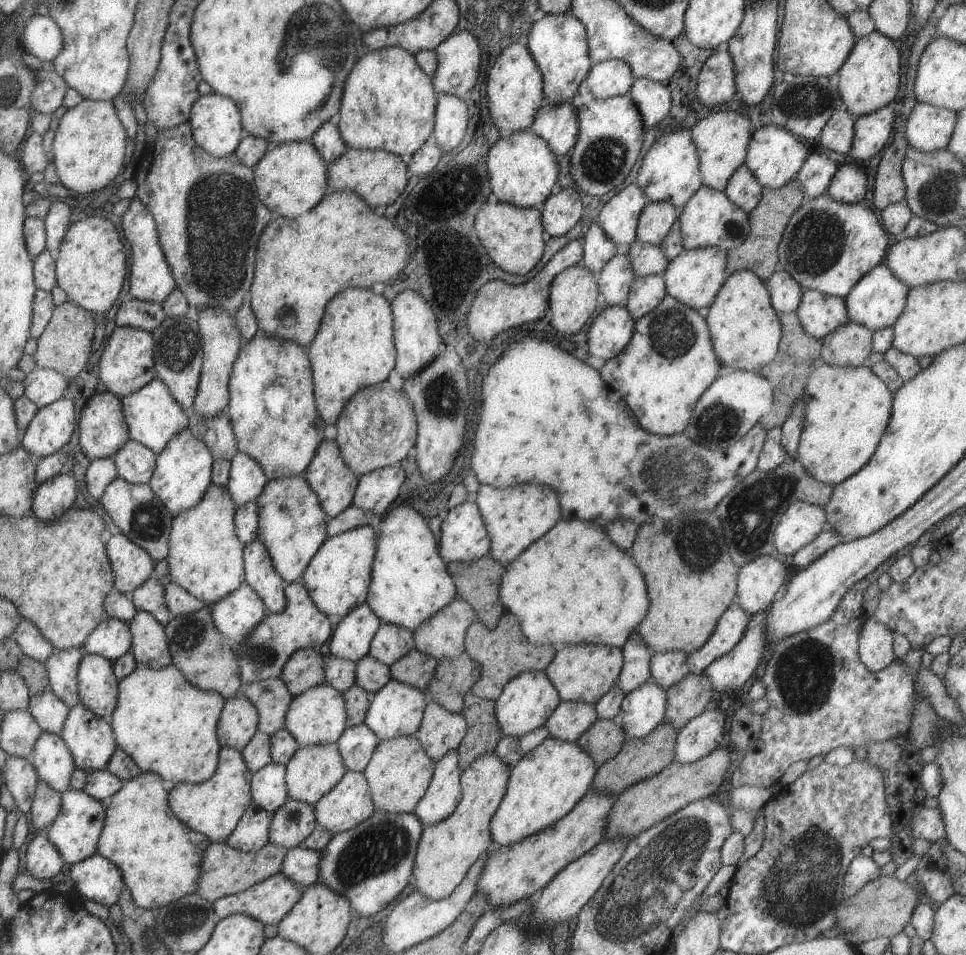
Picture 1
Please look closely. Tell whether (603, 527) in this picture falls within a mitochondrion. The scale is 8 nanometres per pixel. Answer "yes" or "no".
no

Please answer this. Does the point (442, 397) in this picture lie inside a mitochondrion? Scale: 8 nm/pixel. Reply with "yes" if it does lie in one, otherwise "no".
yes

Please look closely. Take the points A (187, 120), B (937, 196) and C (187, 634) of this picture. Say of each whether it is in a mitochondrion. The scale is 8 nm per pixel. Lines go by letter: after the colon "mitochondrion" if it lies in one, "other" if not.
A: other
B: mitochondrion
C: mitochondrion

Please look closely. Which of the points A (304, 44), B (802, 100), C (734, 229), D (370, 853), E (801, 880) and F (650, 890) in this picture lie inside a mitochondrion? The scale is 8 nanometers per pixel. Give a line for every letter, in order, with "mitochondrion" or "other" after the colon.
A: mitochondrion
B: mitochondrion
C: mitochondrion
D: mitochondrion
E: mitochondrion
F: mitochondrion

